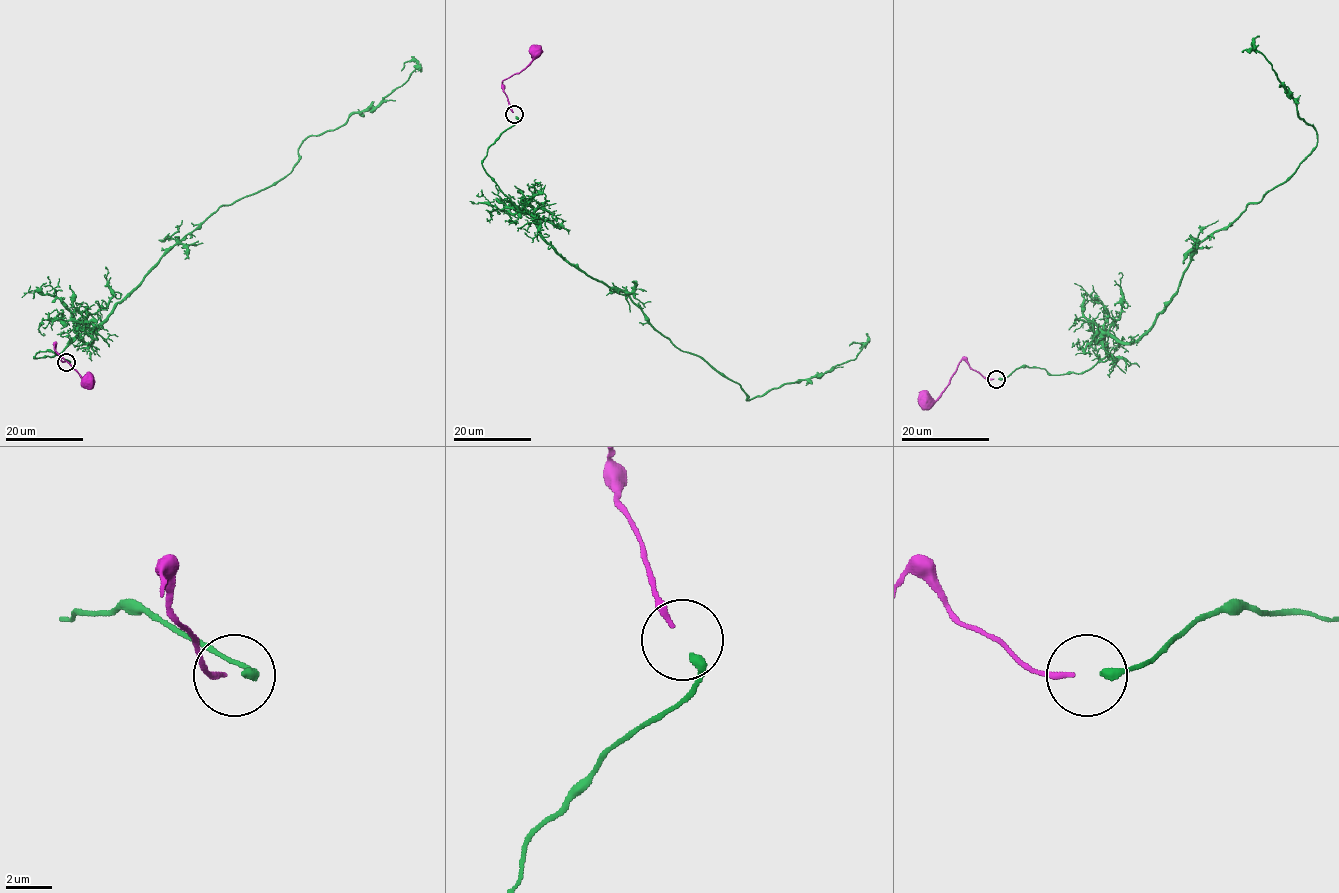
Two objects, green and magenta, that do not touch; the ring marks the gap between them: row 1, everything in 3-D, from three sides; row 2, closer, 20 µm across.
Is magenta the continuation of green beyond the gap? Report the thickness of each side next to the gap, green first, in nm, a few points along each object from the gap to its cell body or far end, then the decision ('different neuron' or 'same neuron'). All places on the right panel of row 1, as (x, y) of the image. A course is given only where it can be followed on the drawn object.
400 nm thick on the green side, 220 nm on the other; green runs (998, 379), (1083, 373), (1107, 336), (1134, 342), (1192, 250), (1294, 172), (1317, 134), (1256, 52); magenta runs (993, 379), (985, 379), (962, 360), (942, 393), (935, 399), (924, 399); same neuron

